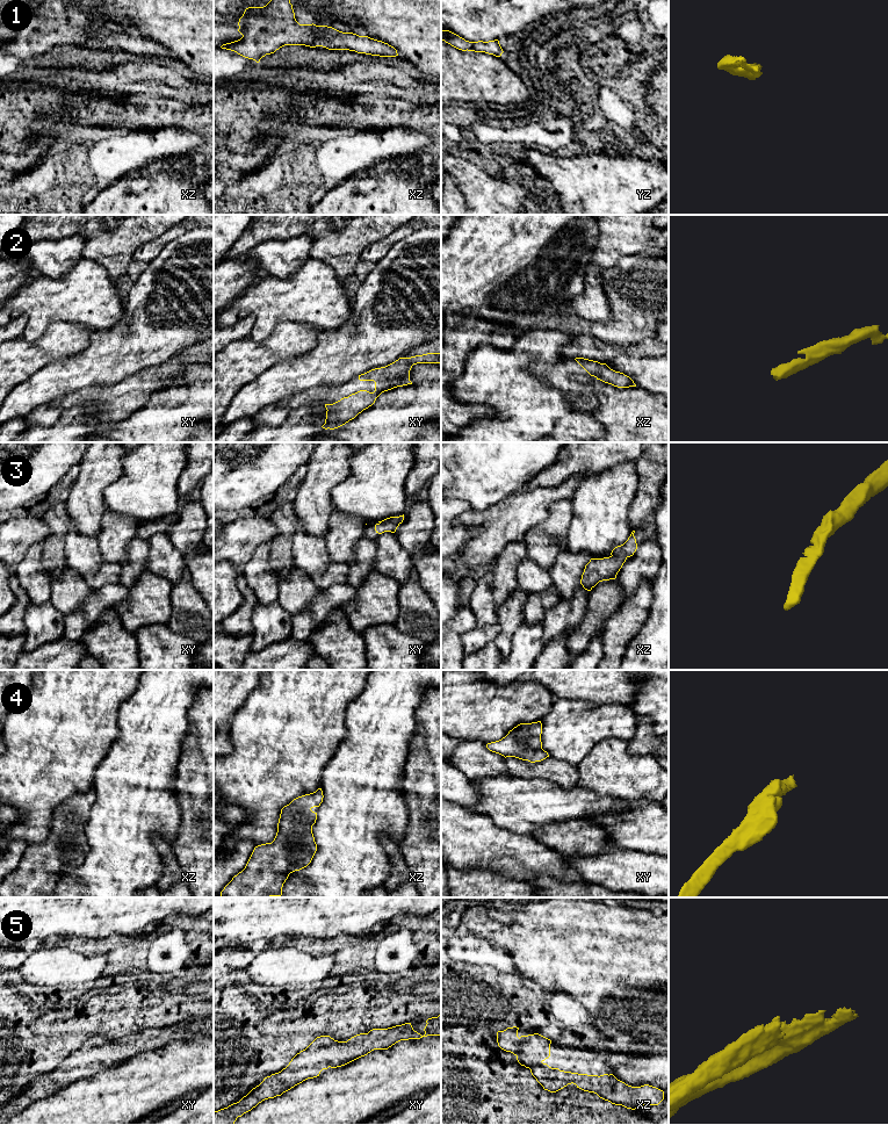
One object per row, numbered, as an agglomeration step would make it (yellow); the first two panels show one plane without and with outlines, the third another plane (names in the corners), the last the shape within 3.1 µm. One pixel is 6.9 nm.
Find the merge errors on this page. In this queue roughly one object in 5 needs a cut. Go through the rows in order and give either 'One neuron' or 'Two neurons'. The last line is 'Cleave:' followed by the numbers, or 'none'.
1: One neuron
2: One neuron
3: One neuron
4: One neuron
5: One neuron
Cleave: none

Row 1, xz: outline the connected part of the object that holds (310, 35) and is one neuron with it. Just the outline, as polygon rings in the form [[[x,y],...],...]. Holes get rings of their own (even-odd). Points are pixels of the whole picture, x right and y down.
[[[270,0],[263,7],[248,7],[238,22],[243,37],[221,48],[260,62],[284,45],[323,46],[380,57],[396,57],[397,50],[368,36],[342,33],[332,27],[299,24],[290,0]]]

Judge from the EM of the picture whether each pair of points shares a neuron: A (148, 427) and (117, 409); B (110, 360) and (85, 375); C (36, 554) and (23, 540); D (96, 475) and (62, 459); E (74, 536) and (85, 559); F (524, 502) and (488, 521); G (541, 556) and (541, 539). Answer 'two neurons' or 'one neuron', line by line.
A: two neurons
B: one neuron
C: two neurons
D: two neurons
E: one neuron
F: one neuron
G: one neuron

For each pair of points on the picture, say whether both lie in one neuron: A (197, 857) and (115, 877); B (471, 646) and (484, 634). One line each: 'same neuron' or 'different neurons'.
A: different neurons
B: same neuron

